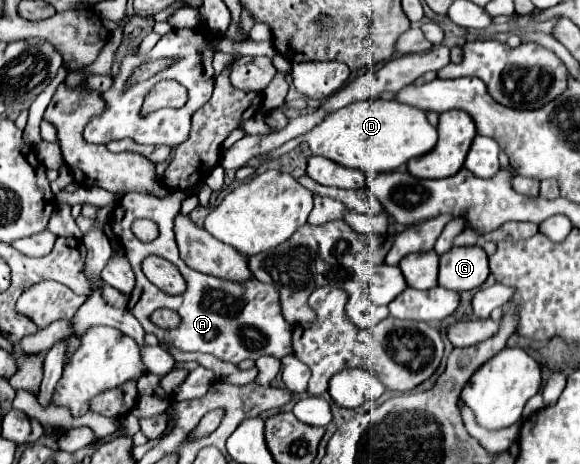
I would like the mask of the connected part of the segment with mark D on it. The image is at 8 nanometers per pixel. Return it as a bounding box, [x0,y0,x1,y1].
[261,99,438,175]

